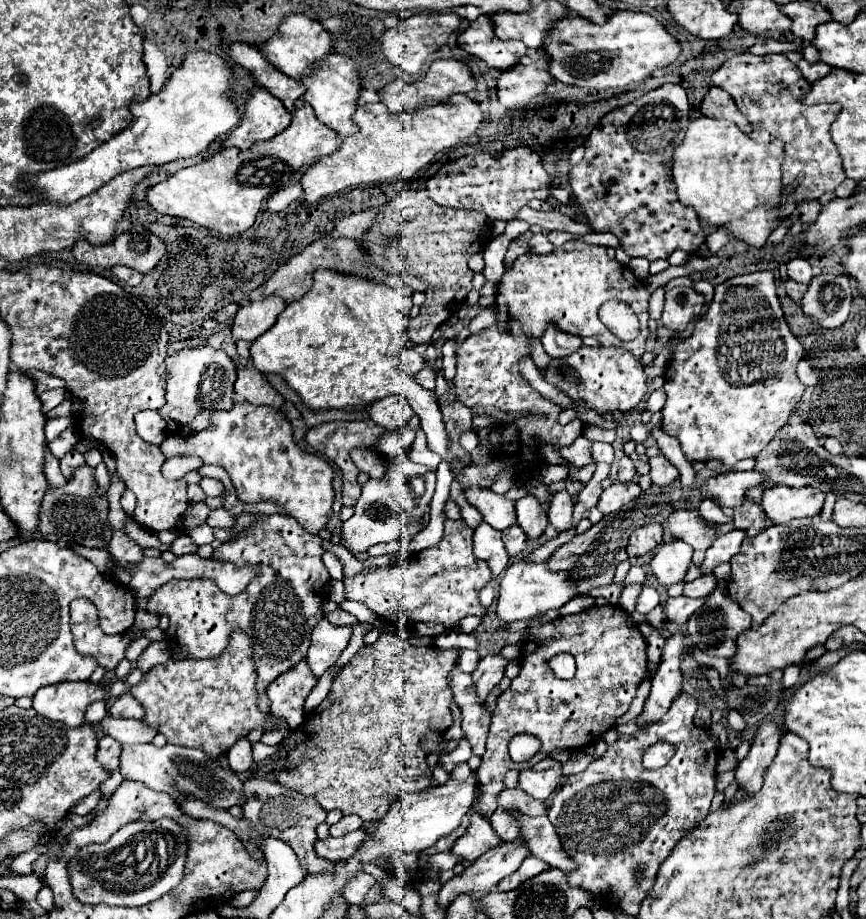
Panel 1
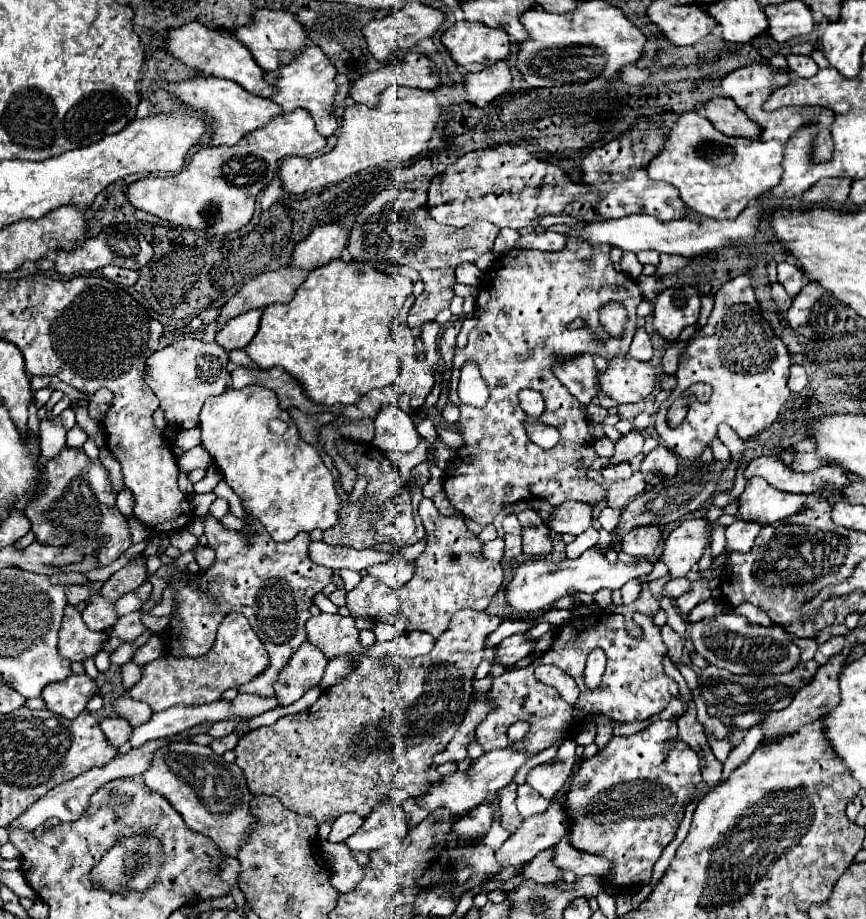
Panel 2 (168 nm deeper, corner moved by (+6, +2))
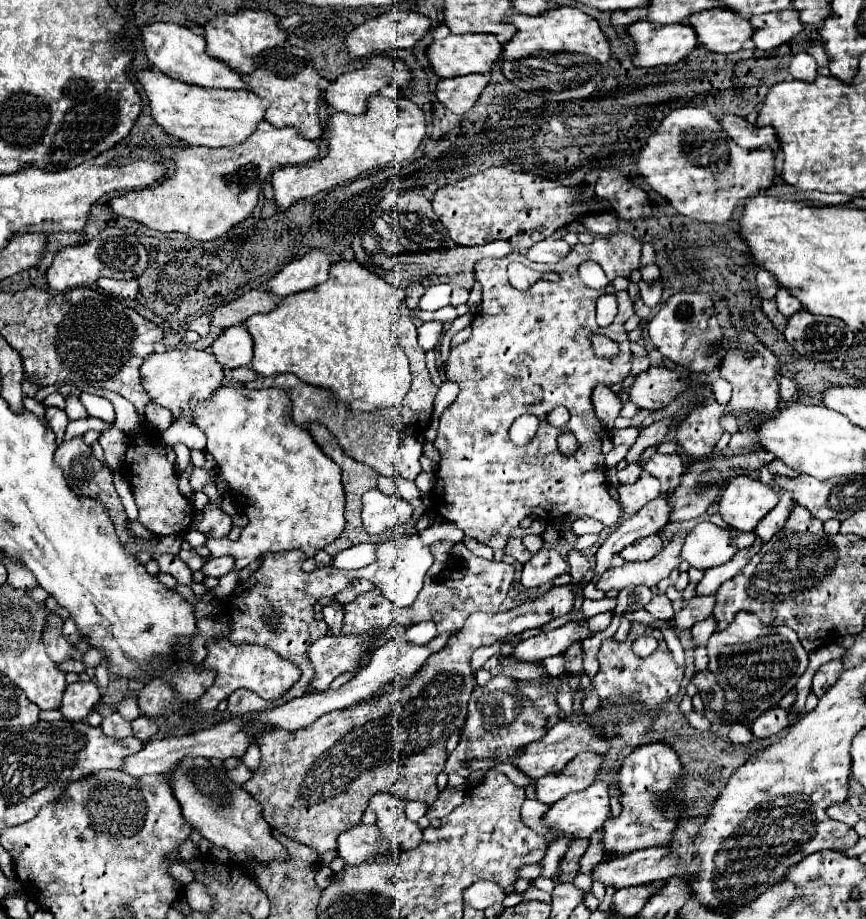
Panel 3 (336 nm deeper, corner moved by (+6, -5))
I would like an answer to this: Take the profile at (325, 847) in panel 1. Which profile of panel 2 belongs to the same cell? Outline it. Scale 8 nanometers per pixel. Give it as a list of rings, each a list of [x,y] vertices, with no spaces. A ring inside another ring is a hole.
[[[391,797],[385,801],[379,801],[373,813],[365,819],[363,827],[351,835],[345,845],[353,851],[373,851],[383,845],[389,845],[393,841],[405,839],[409,827],[405,811],[399,803],[395,803]]]

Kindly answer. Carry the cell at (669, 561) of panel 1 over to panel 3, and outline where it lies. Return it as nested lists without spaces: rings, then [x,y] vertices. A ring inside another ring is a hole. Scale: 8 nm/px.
[[[699,522],[687,536],[681,548],[681,558],[697,570],[709,570],[725,564],[737,552],[731,544],[727,528],[719,528],[713,522]]]

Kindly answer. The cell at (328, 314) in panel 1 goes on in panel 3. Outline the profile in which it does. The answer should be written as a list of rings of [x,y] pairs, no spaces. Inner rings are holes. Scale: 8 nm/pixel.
[[[337,262],[331,266],[329,280],[293,296],[285,296],[279,306],[269,314],[253,314],[245,326],[255,342],[255,354],[251,366],[261,376],[295,374],[307,384],[325,388],[337,402],[345,402],[349,410],[377,410],[401,404],[405,392],[411,386],[411,374],[407,356],[391,336],[391,324],[401,316],[405,302],[405,288],[393,286],[375,276],[359,262]]]

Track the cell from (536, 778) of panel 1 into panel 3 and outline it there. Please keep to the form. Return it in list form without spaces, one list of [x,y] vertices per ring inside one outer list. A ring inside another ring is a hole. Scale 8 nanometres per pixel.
[[[581,752],[581,766],[569,764],[565,772],[545,774],[535,782],[535,796],[543,804],[553,804],[571,792],[585,790],[595,782],[595,774],[601,768],[601,756],[593,752]]]

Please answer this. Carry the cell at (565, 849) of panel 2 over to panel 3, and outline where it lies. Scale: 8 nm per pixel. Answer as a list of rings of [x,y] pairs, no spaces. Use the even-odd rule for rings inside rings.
[[[645,848],[621,858],[601,860],[591,870],[591,878],[599,880],[603,886],[627,888],[655,880],[669,880],[675,874],[675,866],[675,854],[663,848]]]

